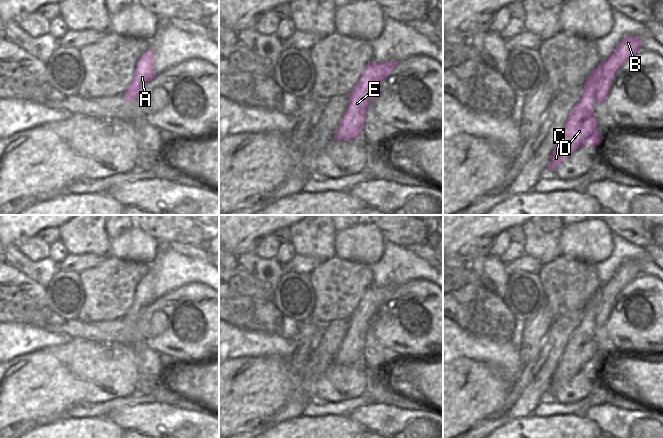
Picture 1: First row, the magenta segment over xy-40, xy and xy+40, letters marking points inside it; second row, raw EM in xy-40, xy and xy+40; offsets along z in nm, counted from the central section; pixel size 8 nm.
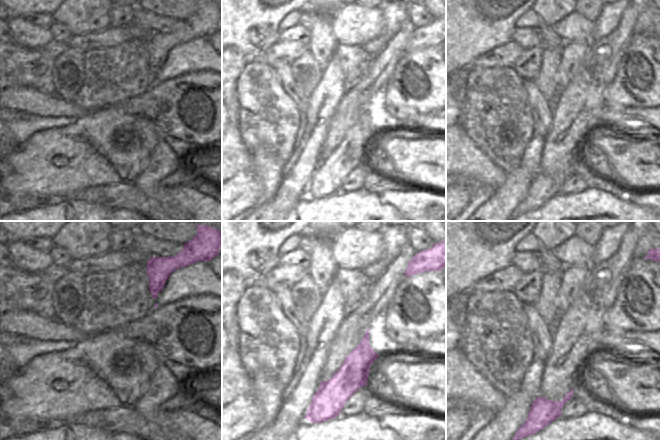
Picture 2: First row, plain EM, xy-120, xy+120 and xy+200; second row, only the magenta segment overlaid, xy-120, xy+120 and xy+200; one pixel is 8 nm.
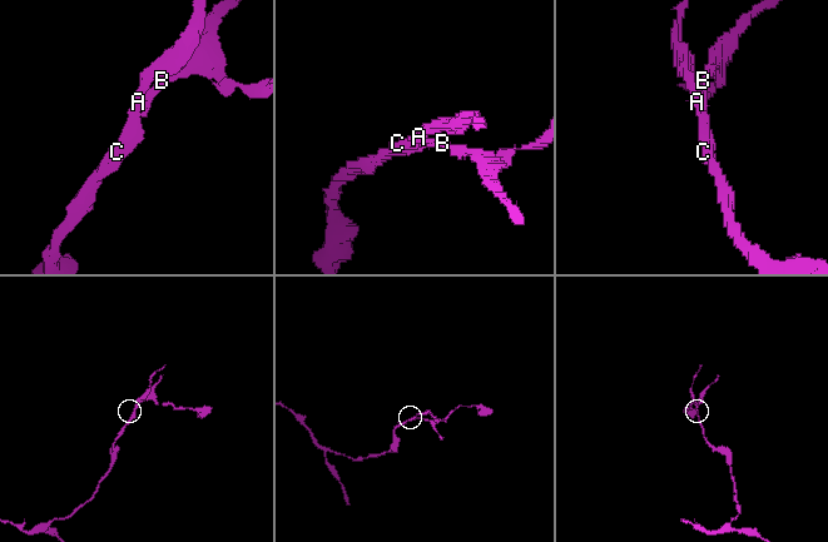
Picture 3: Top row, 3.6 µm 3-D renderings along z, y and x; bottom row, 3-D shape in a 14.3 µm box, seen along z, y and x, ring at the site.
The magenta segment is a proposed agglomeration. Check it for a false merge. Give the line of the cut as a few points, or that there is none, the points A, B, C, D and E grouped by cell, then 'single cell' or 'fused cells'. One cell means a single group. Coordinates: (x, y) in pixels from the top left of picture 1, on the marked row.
cut in xy+40 along (598, 66), (601, 70), (601, 79), (600, 88), (595, 93); A C D E / B; fused cells

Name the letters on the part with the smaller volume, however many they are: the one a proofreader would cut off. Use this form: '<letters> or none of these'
B

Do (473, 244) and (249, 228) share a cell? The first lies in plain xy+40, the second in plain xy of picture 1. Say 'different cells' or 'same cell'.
same cell

